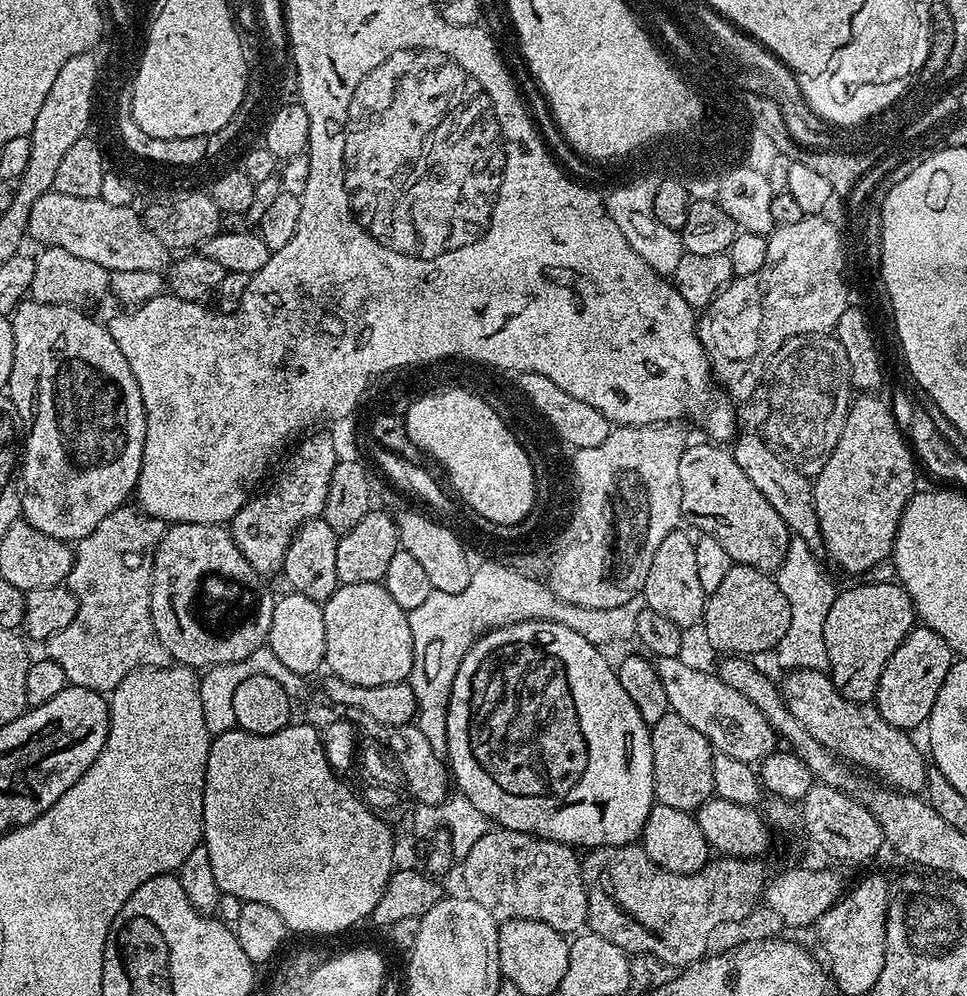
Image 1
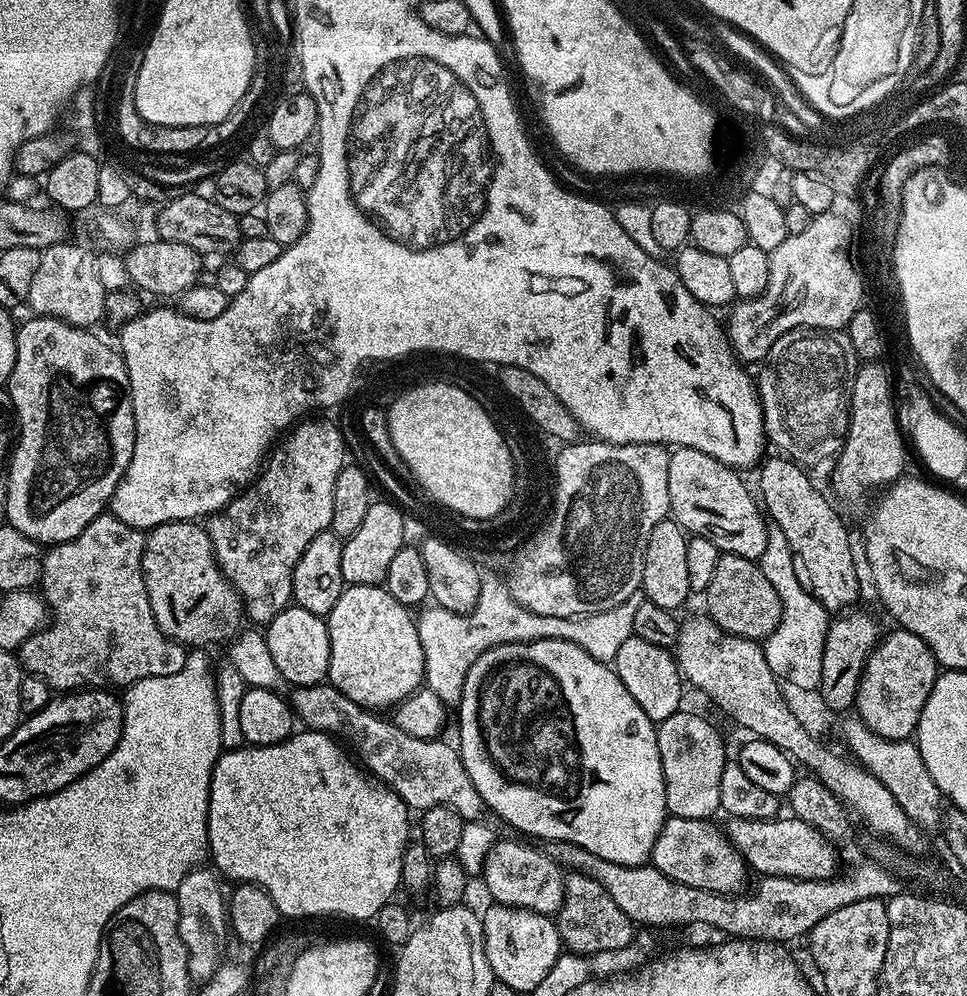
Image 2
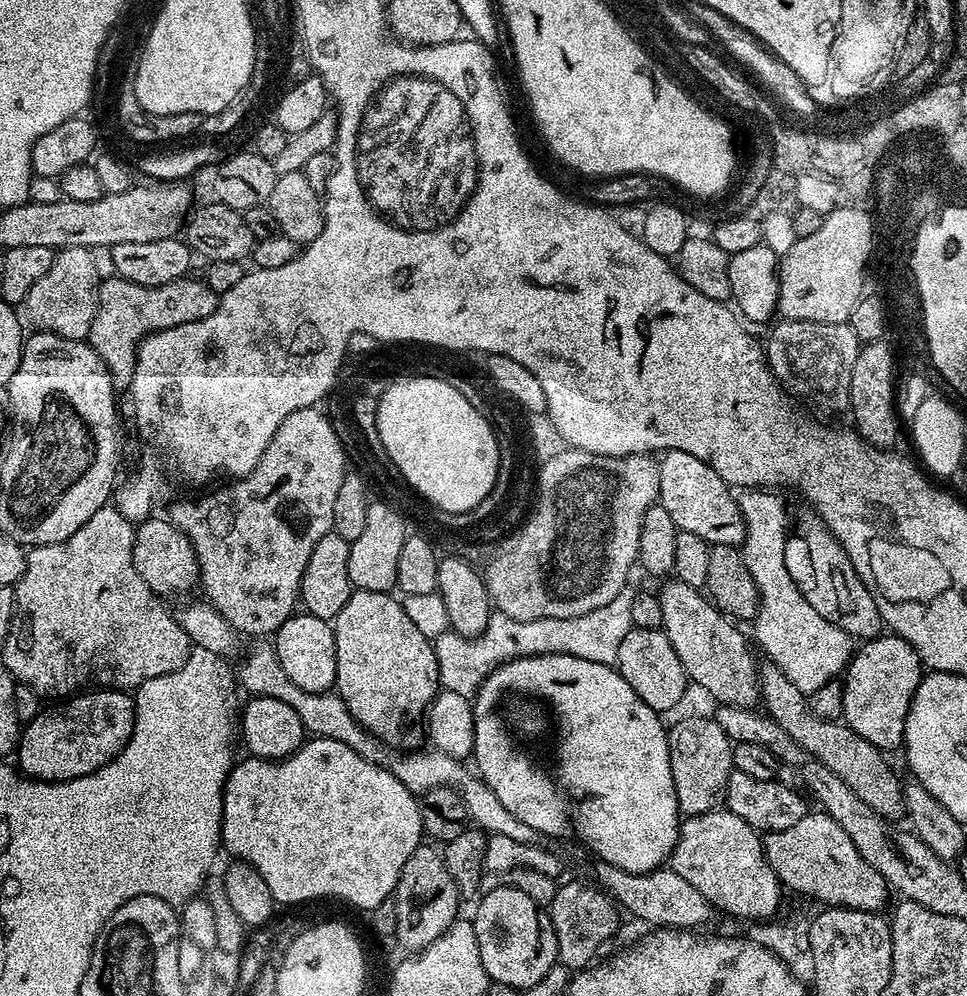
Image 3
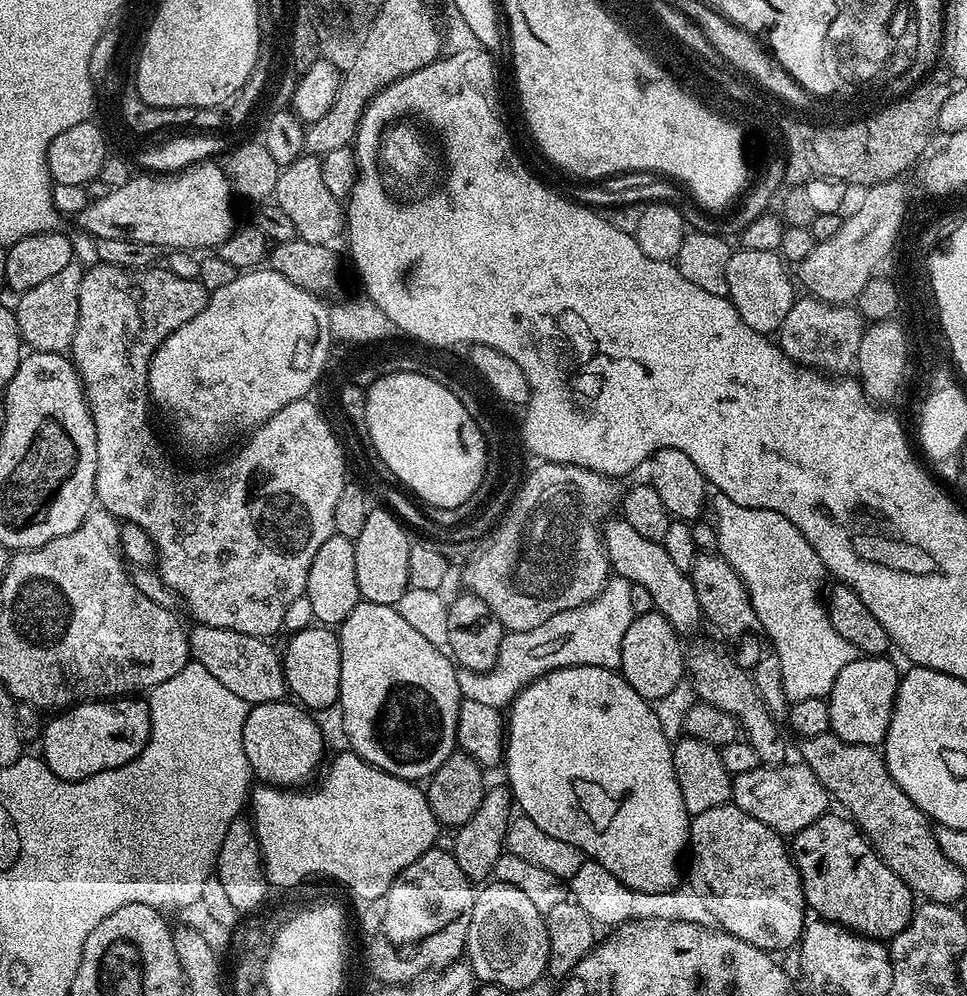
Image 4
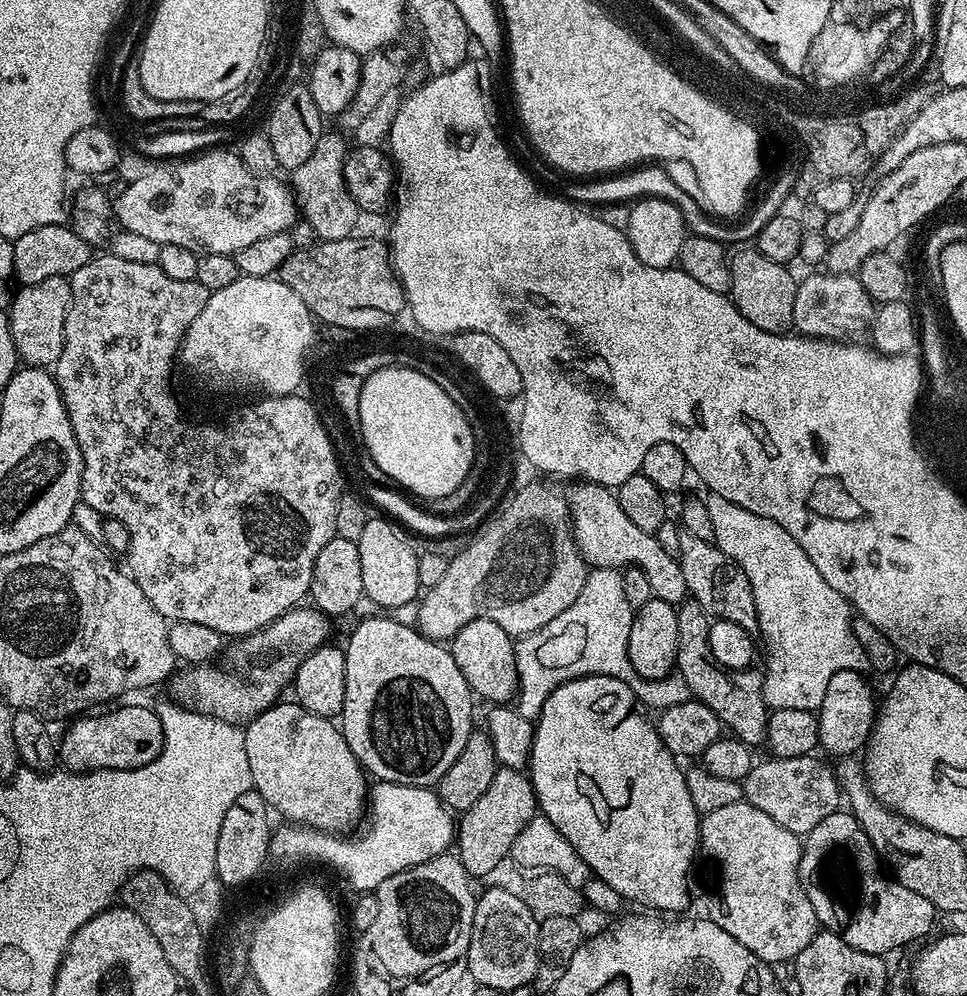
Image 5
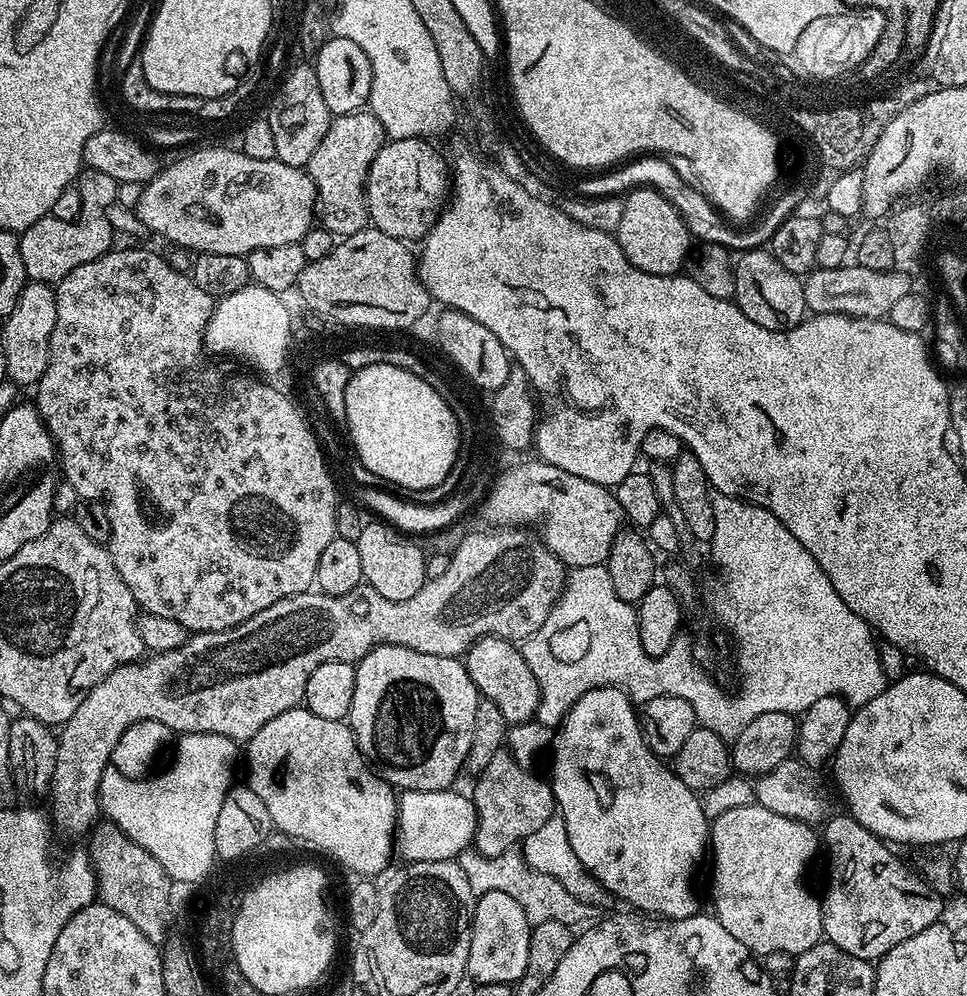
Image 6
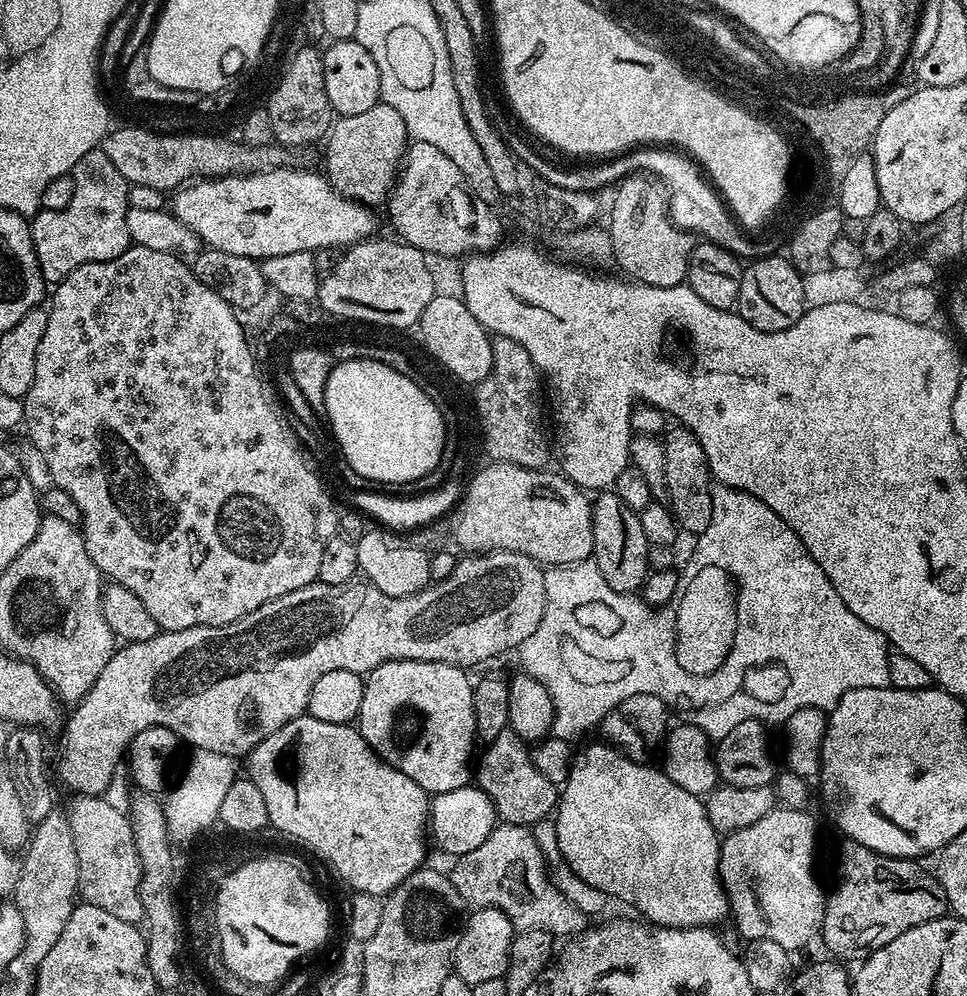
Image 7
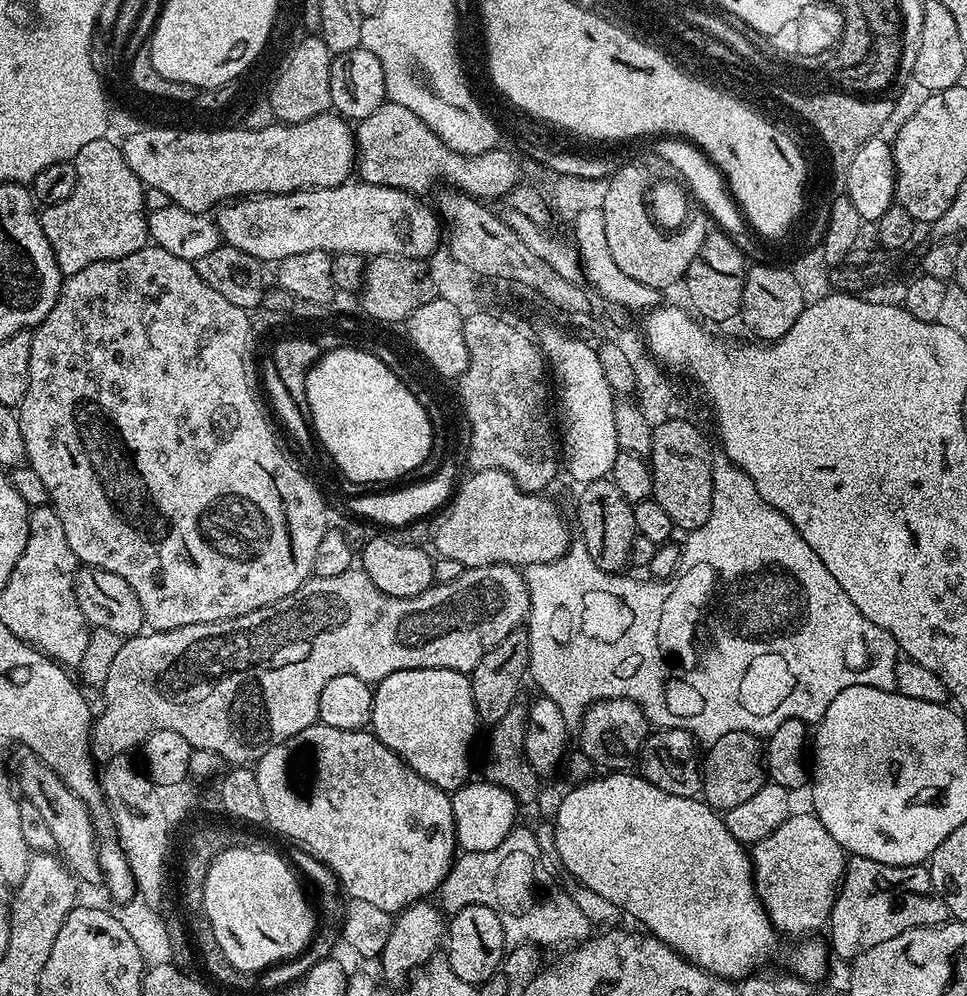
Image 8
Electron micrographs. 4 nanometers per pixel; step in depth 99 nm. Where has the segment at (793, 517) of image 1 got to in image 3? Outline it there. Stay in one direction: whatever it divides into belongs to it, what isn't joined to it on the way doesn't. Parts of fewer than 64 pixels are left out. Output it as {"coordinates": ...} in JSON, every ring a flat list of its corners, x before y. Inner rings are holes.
{"coordinates":[[804,510,800,521,795,521,794,534,789,535,784,551,786,570,794,582,794,586,814,606,817,614,822,614,826,622,838,626,838,630,851,636,853,641,872,640,885,631,884,619,878,614,878,606,874,606,874,598,870,598,870,590,856,576,850,558,834,538,832,531,821,522,819,516,811,510]]}

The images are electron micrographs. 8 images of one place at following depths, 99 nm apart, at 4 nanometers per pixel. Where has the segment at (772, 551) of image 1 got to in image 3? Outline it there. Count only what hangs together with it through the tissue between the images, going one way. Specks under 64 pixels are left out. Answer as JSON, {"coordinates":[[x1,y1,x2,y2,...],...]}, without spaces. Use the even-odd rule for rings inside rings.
{"coordinates":[[667,449,658,460,658,503,674,518,681,532,698,534,710,546,744,543,744,519,736,505,733,489,706,462,686,454,686,450]]}

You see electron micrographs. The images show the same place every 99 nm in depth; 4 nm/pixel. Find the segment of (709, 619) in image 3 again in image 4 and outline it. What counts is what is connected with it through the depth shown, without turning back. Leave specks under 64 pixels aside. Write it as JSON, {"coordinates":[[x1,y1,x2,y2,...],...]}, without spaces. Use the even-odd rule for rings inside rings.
{"coordinates":[[623,518,609,519,603,525,602,539,611,571,621,580,646,586,653,609,663,614,675,626,677,632,687,634,694,631,700,622,702,624,698,597,689,573,674,566,674,561,671,560,670,554,666,554,661,541,642,538,642,534,638,534,638,530,634,530,634,526,630,526,630,522,626,522]]}

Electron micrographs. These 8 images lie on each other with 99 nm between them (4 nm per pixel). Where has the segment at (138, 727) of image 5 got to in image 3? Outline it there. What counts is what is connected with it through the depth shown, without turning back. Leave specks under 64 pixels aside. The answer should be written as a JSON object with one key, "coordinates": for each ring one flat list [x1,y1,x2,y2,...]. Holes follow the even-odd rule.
{"coordinates":[[88,690,57,704,60,705,50,709,49,712,40,710,37,716,26,724,18,741,21,764,19,767,33,778,52,774,48,772,56,772,57,781,67,782,96,772,110,763,127,746,136,725,136,706,133,697,127,691]]}

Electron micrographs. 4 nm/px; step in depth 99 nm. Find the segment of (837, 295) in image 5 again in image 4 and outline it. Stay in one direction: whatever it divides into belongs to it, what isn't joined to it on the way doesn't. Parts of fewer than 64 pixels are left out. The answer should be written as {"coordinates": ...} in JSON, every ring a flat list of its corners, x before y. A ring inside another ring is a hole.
{"coordinates":[[797,298,786,314,778,333,778,343,785,354,796,364,819,370,825,374,844,374,856,362,856,351,864,333,865,325,855,307,847,304,827,304,815,298],[808,299,808,300,804,300],[820,347,824,352,816,352]]}

